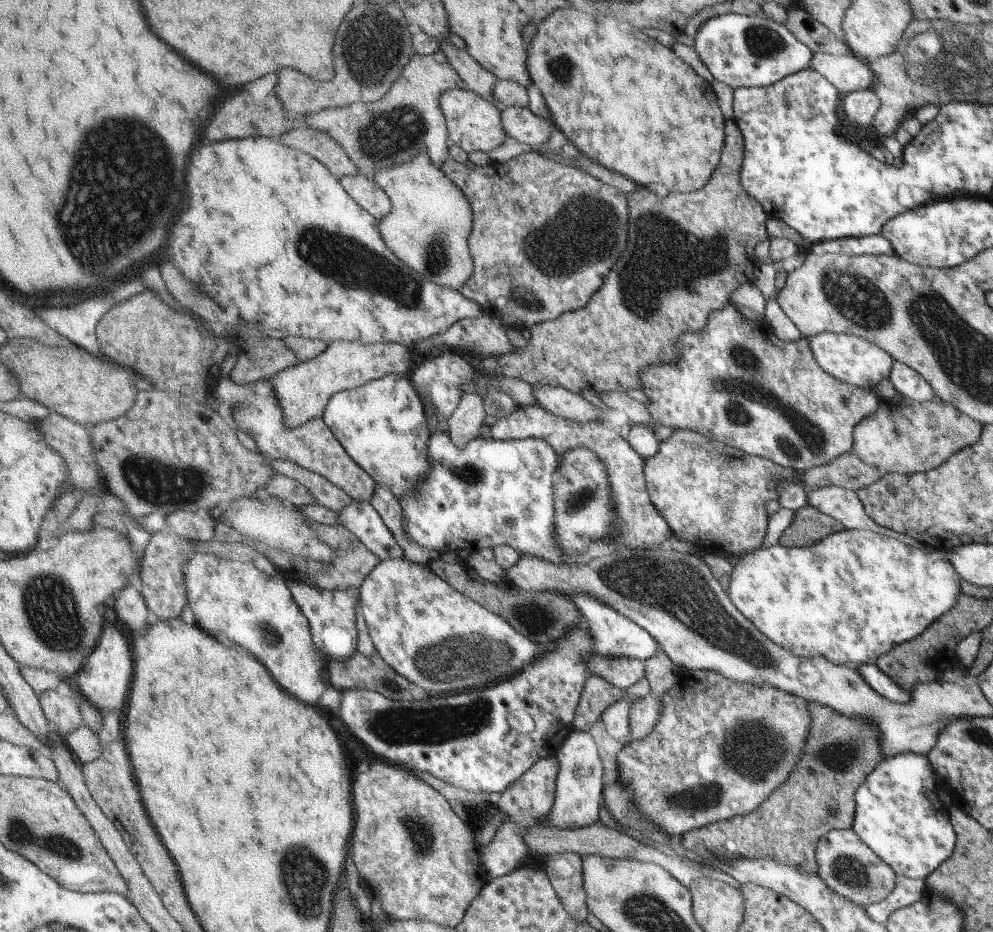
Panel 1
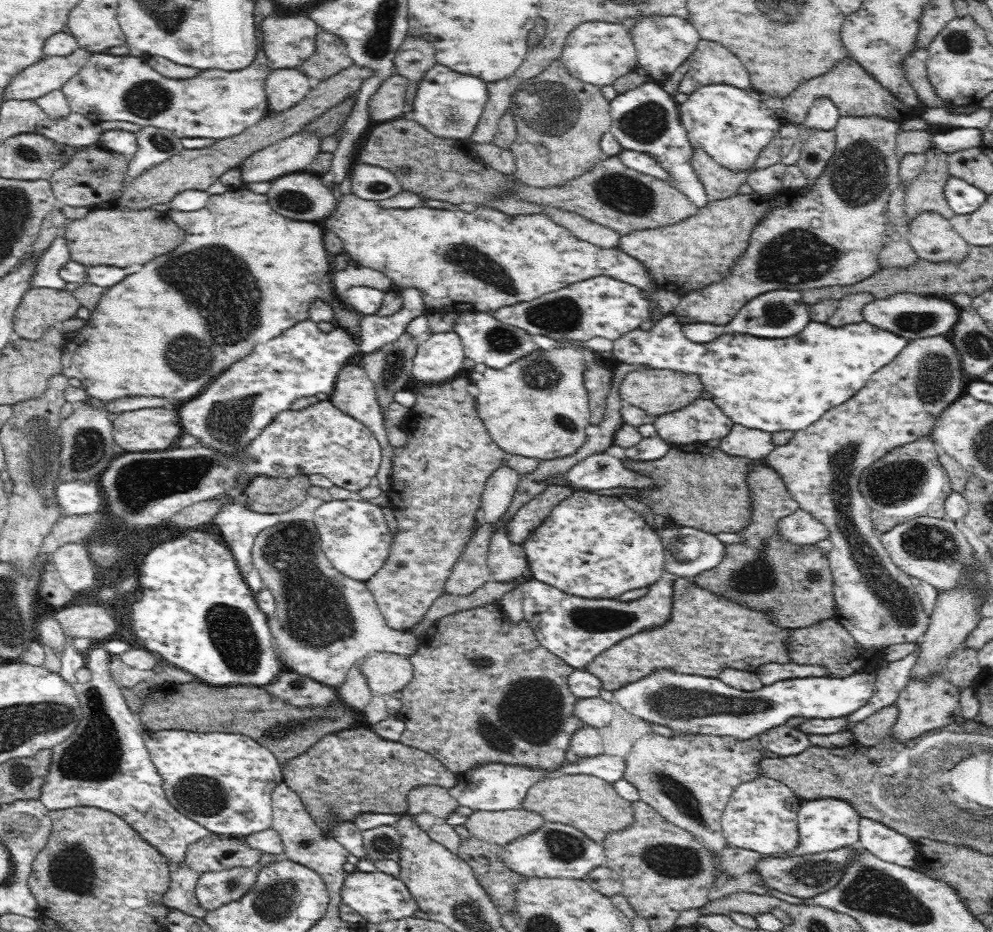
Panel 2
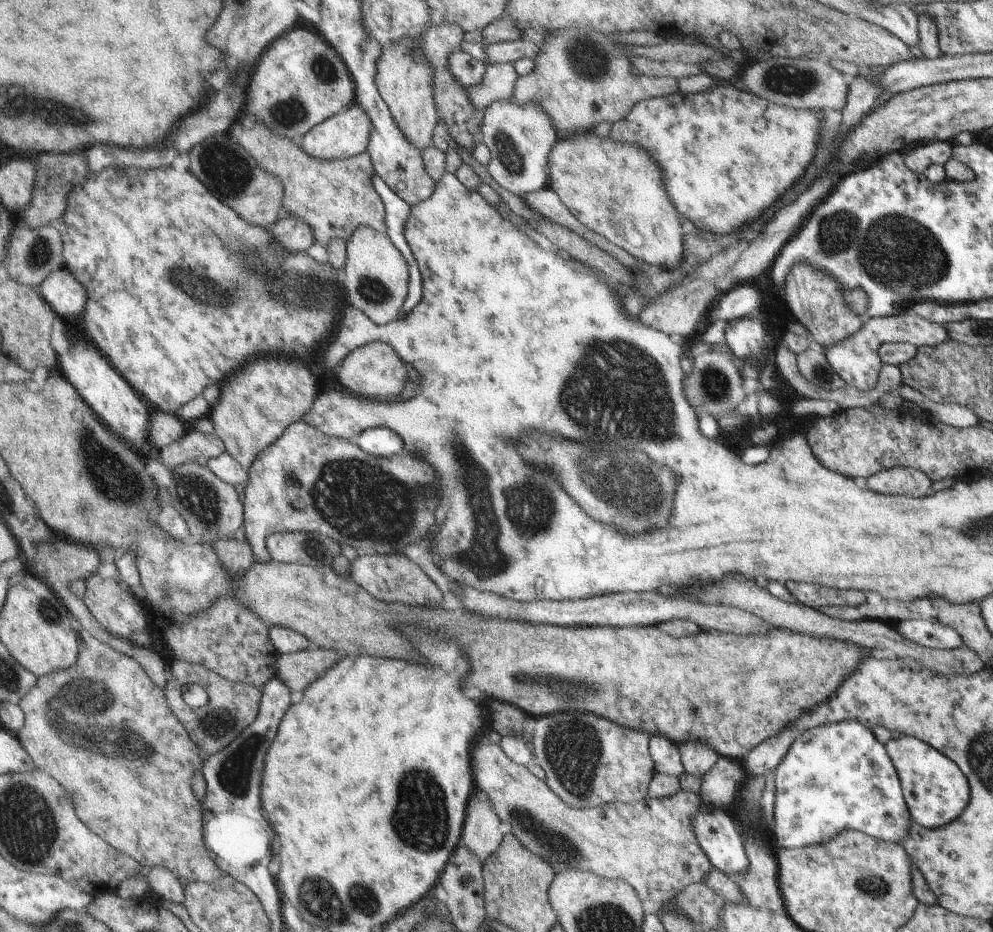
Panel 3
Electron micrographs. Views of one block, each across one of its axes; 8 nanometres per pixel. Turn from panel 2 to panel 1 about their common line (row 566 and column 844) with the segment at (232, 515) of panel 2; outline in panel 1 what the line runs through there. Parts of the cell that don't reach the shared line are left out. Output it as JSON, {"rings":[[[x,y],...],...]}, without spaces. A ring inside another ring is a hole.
{"rings":[[[880,234],[863,238],[844,238],[814,243],[812,252],[851,256],[874,255],[876,257],[895,254],[890,242]]]}

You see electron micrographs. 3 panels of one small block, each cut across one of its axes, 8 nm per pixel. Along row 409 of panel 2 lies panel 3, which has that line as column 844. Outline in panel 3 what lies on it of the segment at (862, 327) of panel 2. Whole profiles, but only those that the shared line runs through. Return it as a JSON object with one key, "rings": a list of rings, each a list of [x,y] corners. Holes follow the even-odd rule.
{"rings":[[[846,720],[846,722],[836,722],[836,724],[824,724],[824,726],[818,726],[818,728],[810,728],[806,732],[802,732],[801,736],[796,738],[794,744],[790,746],[788,754],[784,756],[782,762],[773,770],[775,775],[774,782],[775,788],[774,794],[774,842],[779,849],[794,849],[804,848],[804,846],[820,846],[824,842],[830,842],[832,838],[836,838],[840,832],[844,830],[860,830],[872,838],[878,838],[878,840],[884,840],[884,842],[894,842],[894,844],[901,844],[904,838],[910,834],[910,812],[906,806],[902,787],[900,786],[900,779],[896,772],[896,767],[892,764],[884,744],[880,743],[876,736],[872,733],[872,730],[868,726],[864,726],[864,723],[856,722],[856,720]]]}

